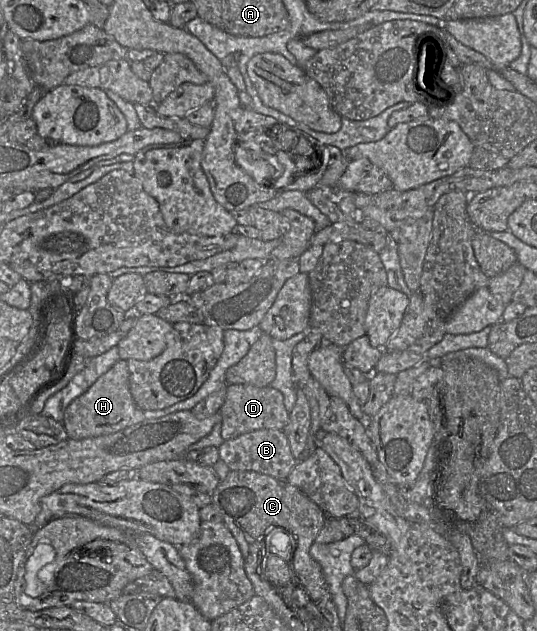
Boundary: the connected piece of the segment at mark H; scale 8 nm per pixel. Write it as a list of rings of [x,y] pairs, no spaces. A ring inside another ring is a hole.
[[[119,359],[87,391],[68,405],[62,423],[68,438],[79,440],[116,433],[145,419],[144,411],[136,405],[129,389],[127,360]]]

